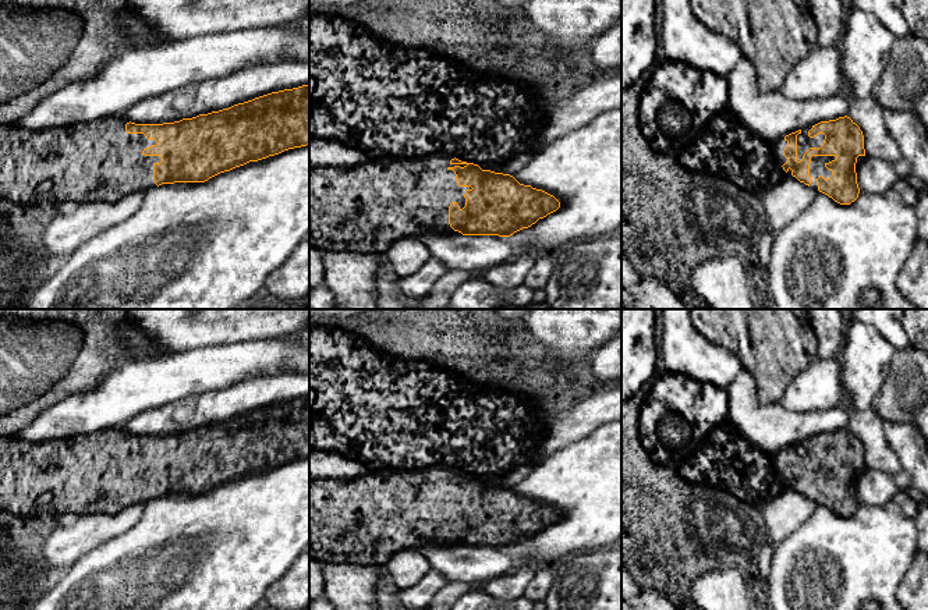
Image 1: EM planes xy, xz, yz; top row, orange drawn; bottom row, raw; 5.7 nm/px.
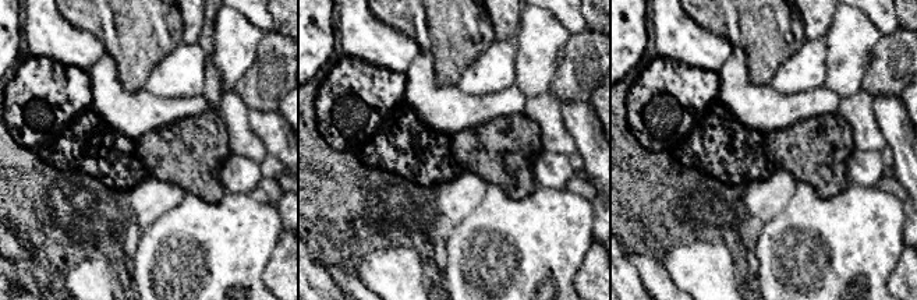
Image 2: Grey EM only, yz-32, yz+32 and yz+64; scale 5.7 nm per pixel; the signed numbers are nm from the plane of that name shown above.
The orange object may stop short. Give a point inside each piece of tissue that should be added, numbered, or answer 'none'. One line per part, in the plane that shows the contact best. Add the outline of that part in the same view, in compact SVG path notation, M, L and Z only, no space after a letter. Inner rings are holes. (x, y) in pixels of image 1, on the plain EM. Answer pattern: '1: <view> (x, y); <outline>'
1: xz (364, 521); M424 468L424 469L392 469L386 472L371 472L368 475L357 476L353 479L334 479L334 478L315 478L309 476L309 557L325 564L353 564L355 567L385 567L386 563L401 550L419 550L426 546L454 547L461 546L454 543L449 536L449 518L451 514L457 514L460 521L465 518L464 506L471 499L458 499L456 494L456 486L451 482L454 478L464 479L467 476L451 476L450 468Z

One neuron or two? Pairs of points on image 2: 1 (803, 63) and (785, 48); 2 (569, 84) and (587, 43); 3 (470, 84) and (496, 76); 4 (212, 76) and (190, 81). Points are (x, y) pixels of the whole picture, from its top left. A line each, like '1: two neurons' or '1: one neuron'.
1: two neurons
2: one neuron
3: one neuron
4: two neurons

